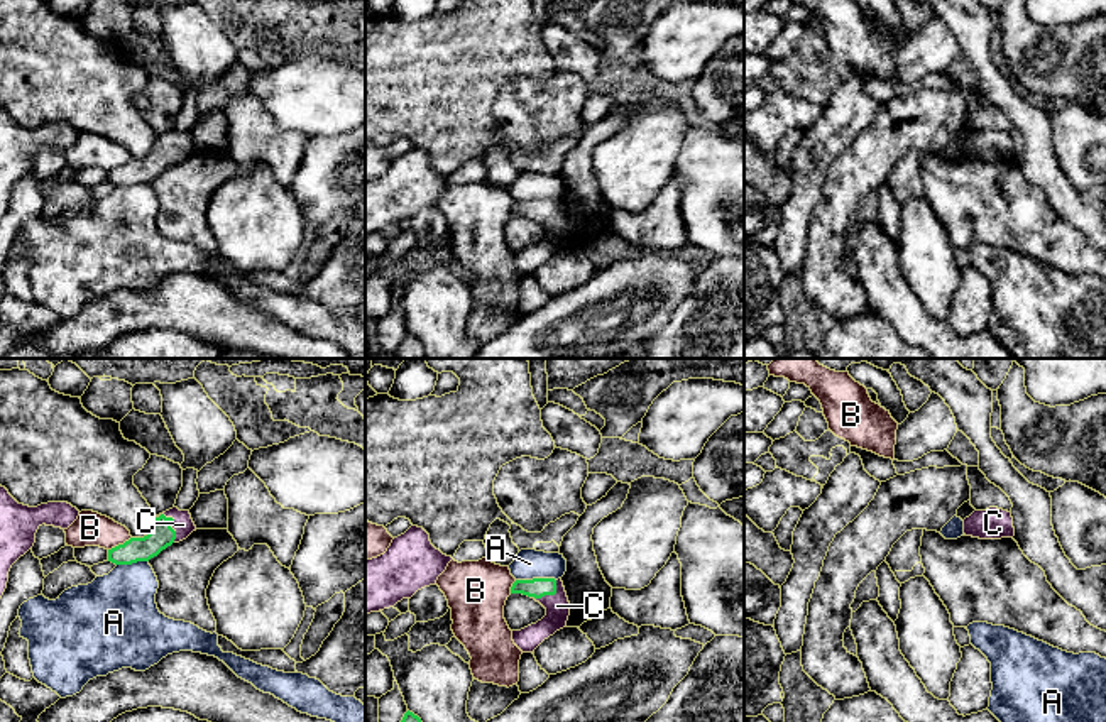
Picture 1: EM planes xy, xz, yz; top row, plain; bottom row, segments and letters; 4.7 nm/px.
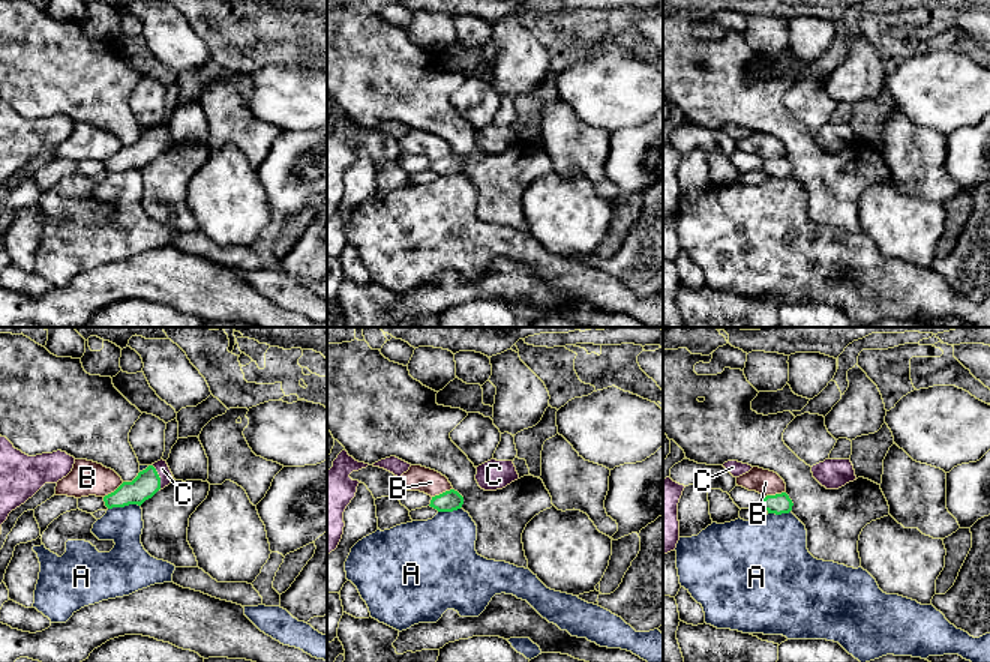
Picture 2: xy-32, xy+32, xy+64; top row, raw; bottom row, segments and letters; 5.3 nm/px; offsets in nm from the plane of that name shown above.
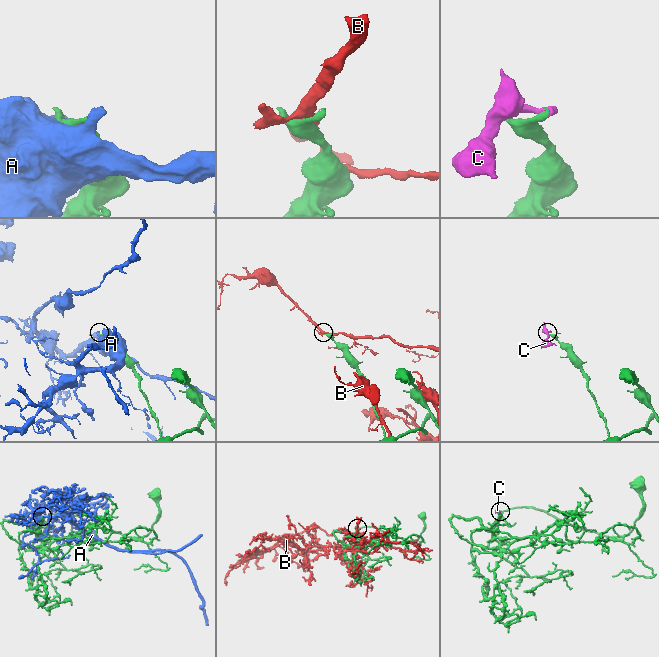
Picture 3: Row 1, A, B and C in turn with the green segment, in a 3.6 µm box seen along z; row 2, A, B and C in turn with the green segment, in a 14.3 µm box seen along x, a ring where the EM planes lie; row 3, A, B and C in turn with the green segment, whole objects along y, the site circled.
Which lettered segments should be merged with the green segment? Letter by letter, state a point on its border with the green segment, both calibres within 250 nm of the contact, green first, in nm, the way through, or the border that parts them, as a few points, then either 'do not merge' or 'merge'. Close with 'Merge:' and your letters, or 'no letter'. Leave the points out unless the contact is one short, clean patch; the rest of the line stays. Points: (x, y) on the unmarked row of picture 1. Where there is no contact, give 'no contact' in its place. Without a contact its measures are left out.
A: meets green in xz at (535, 200); 100 nm thick on the green side, 140 nm on the other; do not merge
B: meets green in xy at (119, 166); 120 nm thick on the green side, 160 nm on the other; do not merge
C: meets green in xy at (171, 144); 120 nm thick on the green side, 100 nm on the other; runs through xy (161, 156), (171, 144), (183, 146); merge
Merge: C

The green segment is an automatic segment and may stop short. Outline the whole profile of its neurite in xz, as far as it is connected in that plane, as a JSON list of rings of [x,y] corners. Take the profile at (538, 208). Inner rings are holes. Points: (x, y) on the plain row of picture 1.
[[[561,200],[516,201],[511,215],[523,215],[546,230],[546,237],[521,252],[512,252],[512,262],[523,274],[534,271],[556,252],[567,249],[570,223]]]

